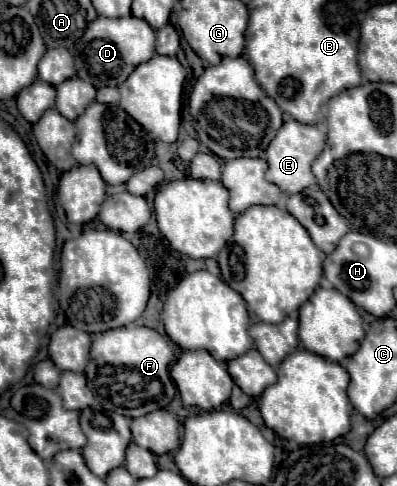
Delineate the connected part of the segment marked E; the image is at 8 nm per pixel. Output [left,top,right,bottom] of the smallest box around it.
[266,120,326,194]

